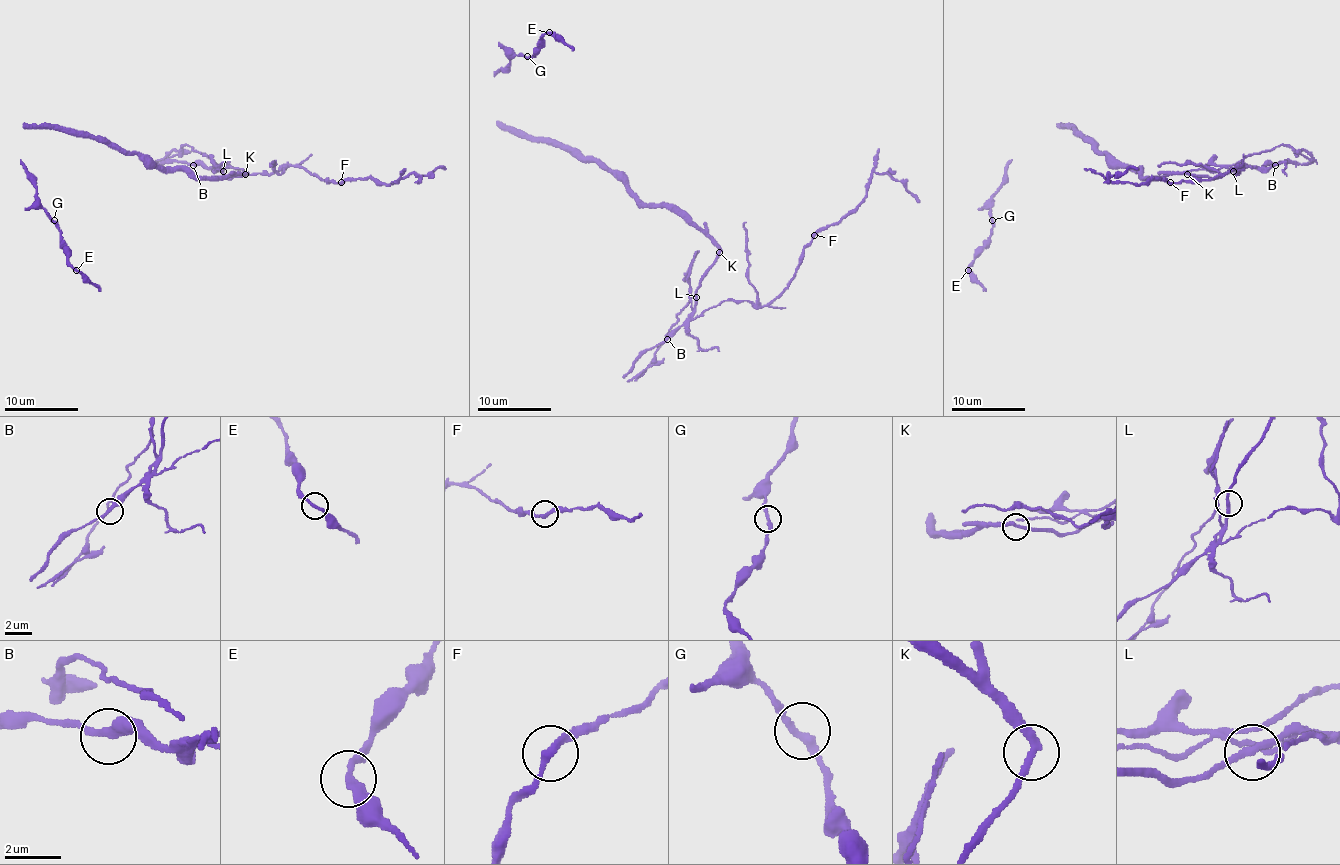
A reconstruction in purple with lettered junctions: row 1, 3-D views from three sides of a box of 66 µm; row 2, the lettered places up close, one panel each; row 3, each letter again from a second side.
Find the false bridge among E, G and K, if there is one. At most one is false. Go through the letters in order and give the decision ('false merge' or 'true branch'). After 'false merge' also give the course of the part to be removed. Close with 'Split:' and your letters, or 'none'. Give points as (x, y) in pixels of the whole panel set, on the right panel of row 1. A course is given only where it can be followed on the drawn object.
E: true branch
G: true branch
K: false merge; course (1187, 174), (1214, 178), (1251, 167), (1210, 180), (1108, 178), (1137, 169)
Split: K

